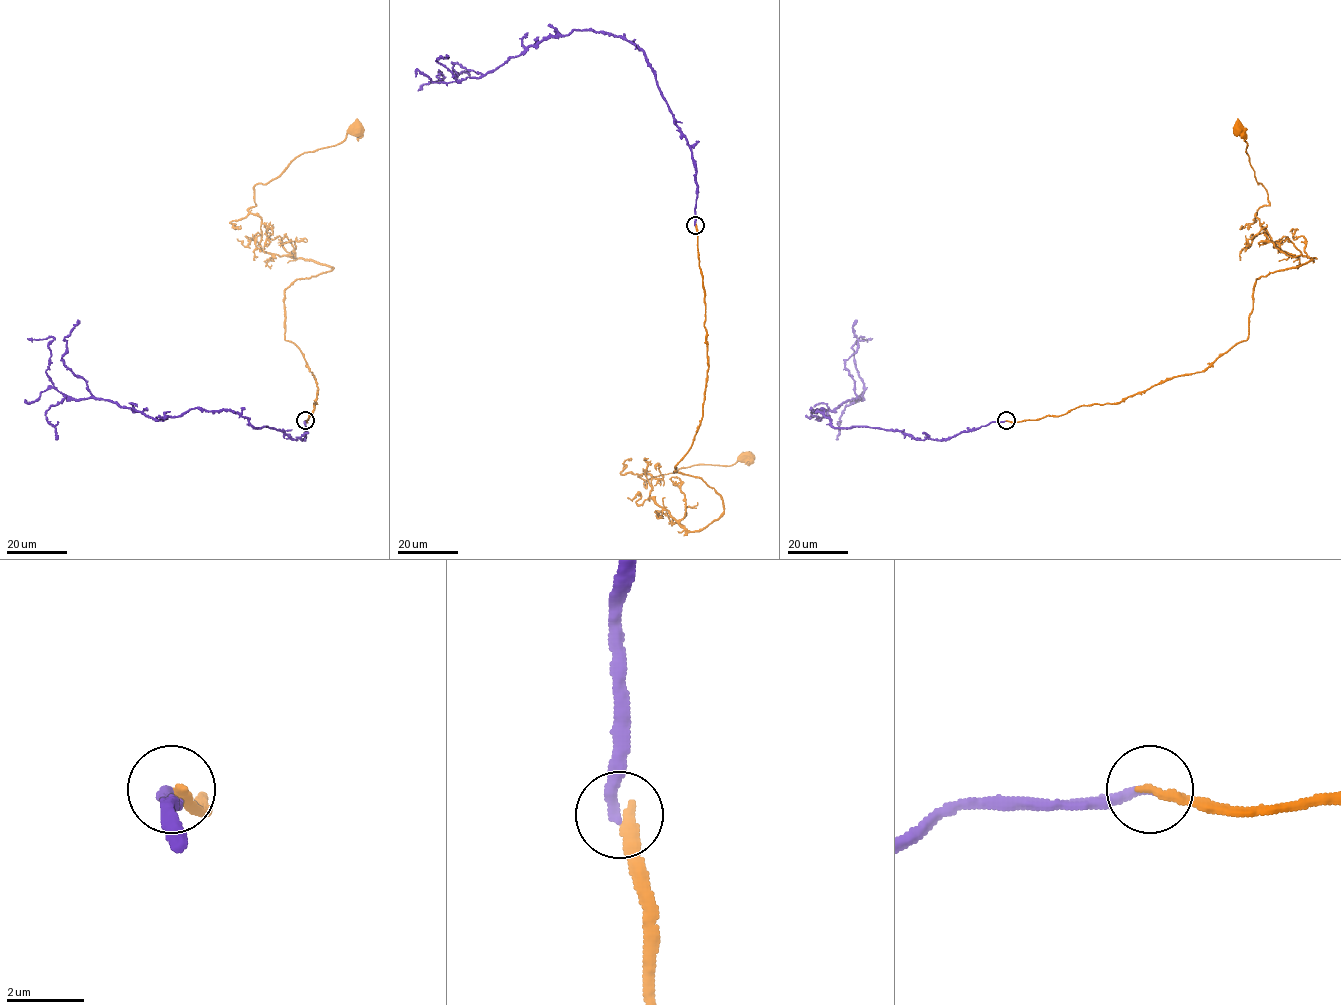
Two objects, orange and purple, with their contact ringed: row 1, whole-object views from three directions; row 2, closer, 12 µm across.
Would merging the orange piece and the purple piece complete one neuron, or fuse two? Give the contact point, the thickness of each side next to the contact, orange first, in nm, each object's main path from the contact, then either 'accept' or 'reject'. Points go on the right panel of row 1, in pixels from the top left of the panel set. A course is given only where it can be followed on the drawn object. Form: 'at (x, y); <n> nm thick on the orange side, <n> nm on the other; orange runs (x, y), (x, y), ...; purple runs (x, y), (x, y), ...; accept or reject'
at (1006, 420); 300 nm thick on the orange side, 260 nm on the other; orange runs (1006, 420), (1203, 371), (1247, 339), (1257, 279), (1312, 259), (1261, 225), (1268, 193), (1237, 129); purple runs (1006, 420), (918, 439), (835, 428), (811, 408), (818, 419), (861, 398), (852, 346), (872, 338); reject

